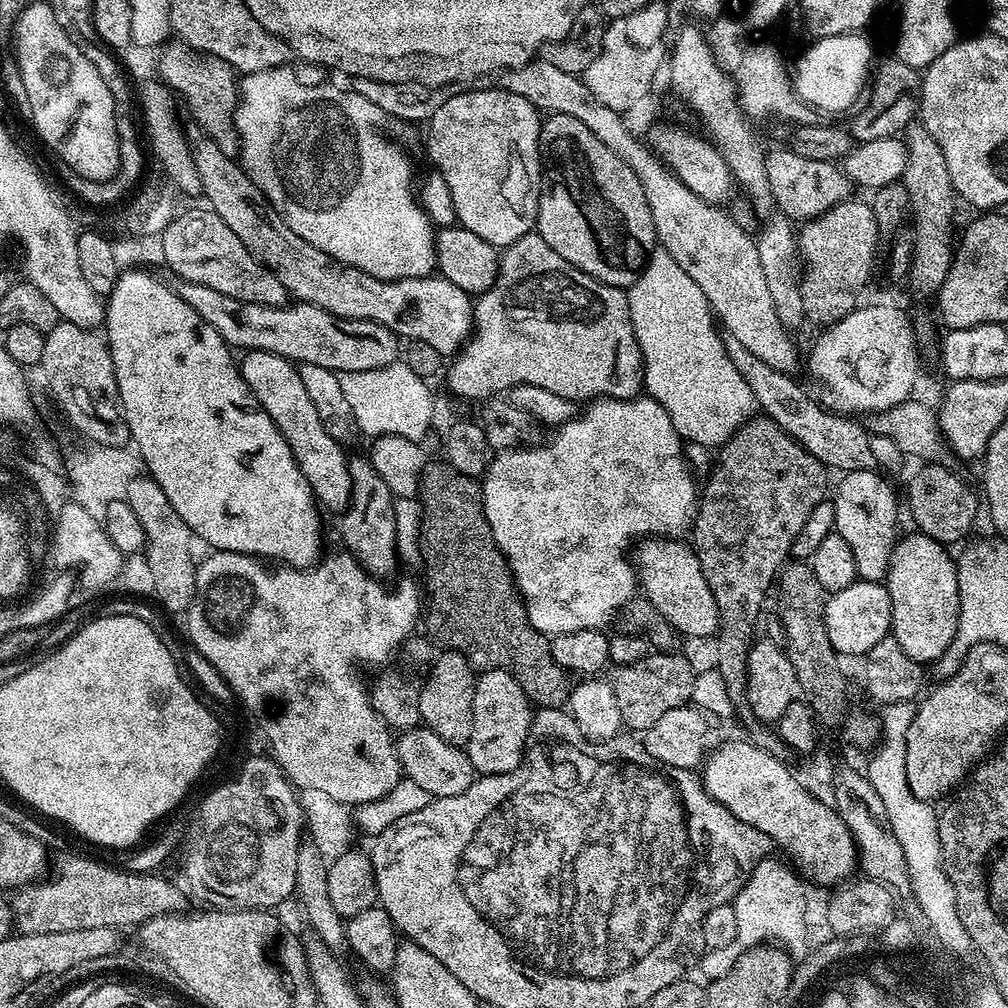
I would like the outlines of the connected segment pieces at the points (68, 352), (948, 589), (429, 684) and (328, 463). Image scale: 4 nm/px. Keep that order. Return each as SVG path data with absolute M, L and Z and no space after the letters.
M61 320L44 337L44 349L39 367L44 368L44 380L48 383L48 388L52 391L57 406L64 411L65 418L81 432L80 436L85 441L98 443L106 448L122 447L129 443L128 423L124 417L124 411L120 408L114 362L112 355L108 353L105 337L99 331L83 328L68 320Z
M923 532L901 535L896 541L886 577L886 587L892 603L890 634L906 650L914 662L935 665L954 642L960 613L957 561L949 549Z
M444 650L439 654L440 657L437 655L431 661L432 669L429 670L424 684L419 685L420 719L423 727L438 734L438 738L457 746L464 746L470 738L470 730L474 730L474 690L477 673L472 663L460 652Z
M251 349L241 356L244 357L239 357L238 367L246 386L254 394L258 406L270 414L282 438L286 438L286 446L290 446L290 454L294 454L294 462L298 462L298 470L302 470L302 478L306 478L317 505L325 513L344 513L352 493L349 453L344 452L345 445L341 441L326 434L326 426L318 416L318 410L314 410L314 402L310 402L310 394L306 394L306 386L302 386L299 367L266 350Z

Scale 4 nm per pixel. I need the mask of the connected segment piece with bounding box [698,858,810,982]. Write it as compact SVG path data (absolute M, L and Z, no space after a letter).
M765 858L758 862L758 866L750 873L747 882L742 885L740 893L732 904L734 914L738 918L738 934L734 938L734 942L730 942L730 946L707 949L704 955L700 957L698 969L700 968L701 974L705 976L705 978L703 977L705 981L711 982L722 978L722 974L730 974L730 970L736 965L741 954L749 952L752 948L757 948L760 944L775 944L787 950L796 958L804 956L809 951L808 900L804 897L805 881L787 863L784 863L784 865L780 861L772 859Z

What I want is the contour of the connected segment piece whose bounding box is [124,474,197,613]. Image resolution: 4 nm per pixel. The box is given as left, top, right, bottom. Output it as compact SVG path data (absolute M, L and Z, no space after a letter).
M141 474L133 478L126 486L124 500L138 516L138 521L145 531L143 555L150 566L151 575L154 578L154 596L160 599L172 612L183 613L190 606L194 598L194 582L196 581L197 561L192 560L192 532L178 518L178 510L170 506L170 498L162 494L162 486L154 482L152 477Z

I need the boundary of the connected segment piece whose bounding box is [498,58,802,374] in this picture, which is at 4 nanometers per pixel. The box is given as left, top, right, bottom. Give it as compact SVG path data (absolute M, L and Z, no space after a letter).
M533 58L527 64L520 65L517 68L505 68L504 71L499 73L498 84L499 87L505 88L510 94L518 94L518 98L526 98L526 102L530 102L534 107L544 114L563 114L569 116L570 118L578 118L578 122L582 122L582 126L590 126L590 130L594 130L594 134L598 134L598 138L602 138L602 142L606 142L606 146L610 146L618 158L622 158L622 162L626 162L626 166L630 166L630 170L634 172L636 177L642 182L642 190L646 194L646 202L650 206L650 214L654 218L654 226L656 227L656 238L657 241L662 245L663 251L669 252L672 255L674 260L678 262L678 266L682 266L682 270L686 270L686 274L690 274L690 278L694 278L694 282L698 282L698 286L702 286L702 292L706 294L708 299L708 305L712 307L713 313L722 325L723 331L730 335L735 336L741 342L742 346L746 350L750 351L751 354L754 354L754 357L761 359L762 362L766 362L767 366L772 366L776 371L787 372L789 374L796 374L800 368L802 368L802 356L799 356L796 353L796 344L791 340L789 329L784 327L783 322L778 318L778 310L774 310L774 298L770 298L770 290L766 286L766 274L762 274L762 262L758 258L758 250L756 249L755 239L750 235L748 236L748 228L745 227L743 223L737 223L737 220L732 214L727 212L723 207L711 204L706 202L702 198L698 198L698 194L694 194L690 189L688 189L684 183L682 183L677 176L668 169L661 162L660 158L656 156L654 152L645 144L643 139L640 140L636 136L631 136L628 133L628 128L624 125L625 117L621 113L615 112L614 109L611 109L609 106L606 106L605 103L600 102L598 98L595 97L595 94L591 92L588 85L584 84L583 79L577 73L567 72L566 70L561 70L558 66L550 66L550 62L546 62L542 58Z

